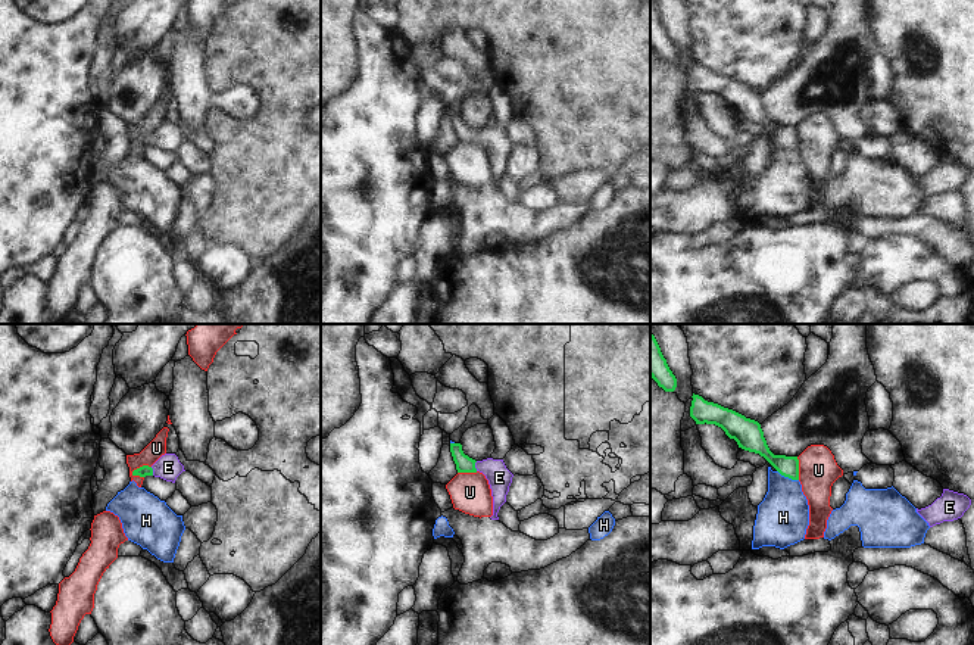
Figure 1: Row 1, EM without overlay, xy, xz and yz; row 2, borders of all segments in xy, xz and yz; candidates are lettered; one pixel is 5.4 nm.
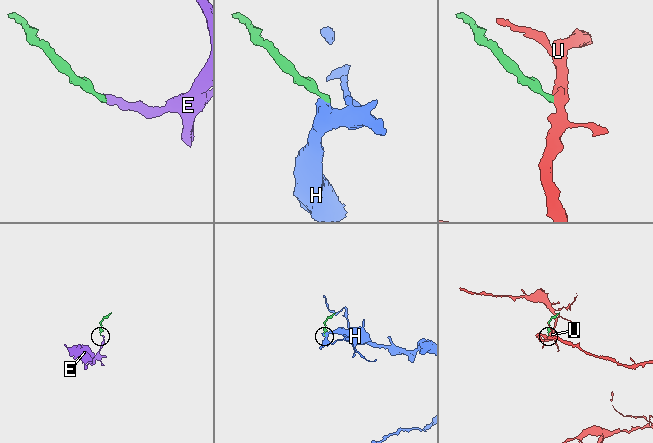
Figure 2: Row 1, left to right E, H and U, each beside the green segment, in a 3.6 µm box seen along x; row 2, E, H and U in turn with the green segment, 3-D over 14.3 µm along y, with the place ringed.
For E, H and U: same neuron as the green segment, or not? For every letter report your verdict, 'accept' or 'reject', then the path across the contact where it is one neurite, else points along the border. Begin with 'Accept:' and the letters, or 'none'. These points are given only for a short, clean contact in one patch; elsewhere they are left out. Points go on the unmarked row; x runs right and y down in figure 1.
Accept: E
E: accept | across xz (464, 134), (474, 136), (486, 136), (499, 147)
H: reject | along yz (777, 140), (798, 150)
U: reject | along xy (150, 136), (141, 136), (131, 145)

